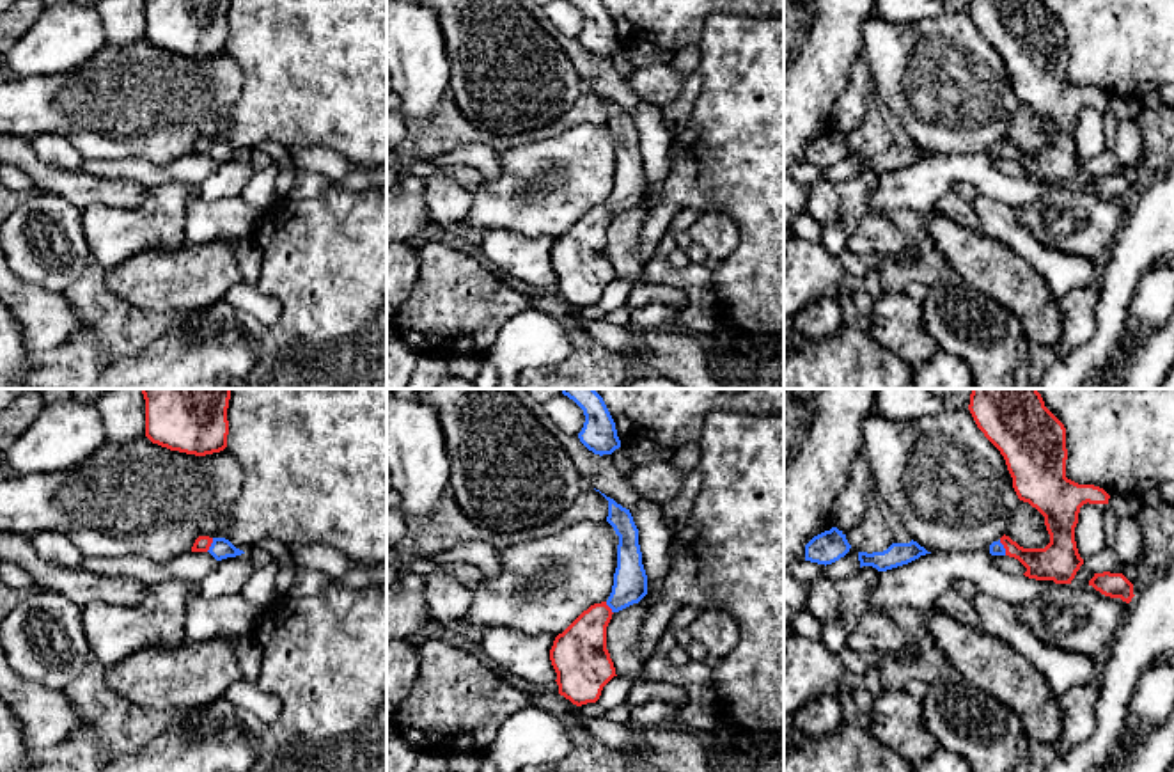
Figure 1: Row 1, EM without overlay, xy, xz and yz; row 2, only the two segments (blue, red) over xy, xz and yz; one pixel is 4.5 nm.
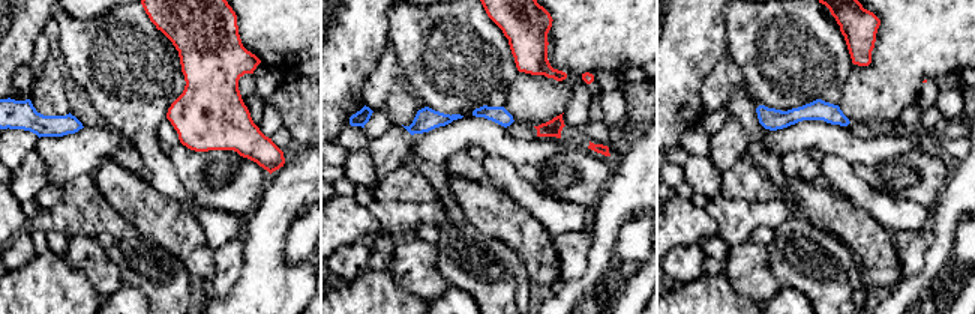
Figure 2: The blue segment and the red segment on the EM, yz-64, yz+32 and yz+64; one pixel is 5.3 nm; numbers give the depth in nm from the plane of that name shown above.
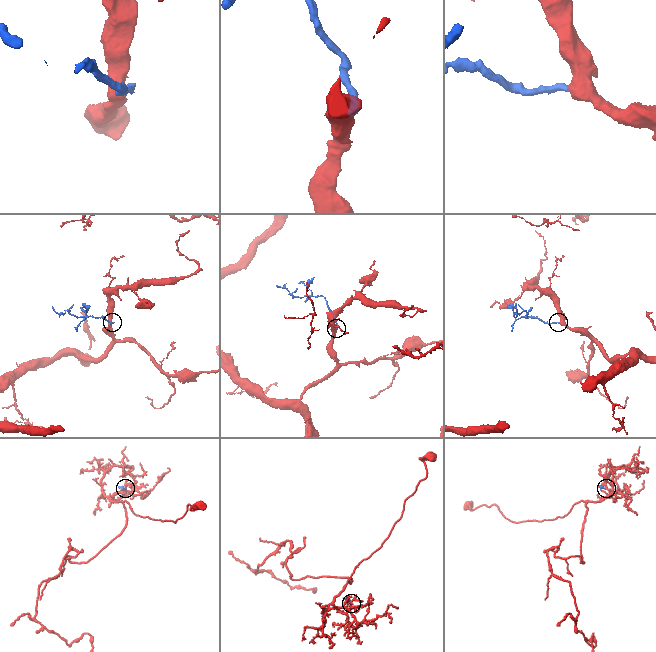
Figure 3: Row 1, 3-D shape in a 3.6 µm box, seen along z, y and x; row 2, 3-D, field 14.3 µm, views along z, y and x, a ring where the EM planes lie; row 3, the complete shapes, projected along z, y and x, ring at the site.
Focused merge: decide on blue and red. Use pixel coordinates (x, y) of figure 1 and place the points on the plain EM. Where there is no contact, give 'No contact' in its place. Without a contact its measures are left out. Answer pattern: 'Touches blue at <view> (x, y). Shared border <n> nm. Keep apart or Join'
Touches blue at yz (1002, 149). Shared border 80 nm. Join

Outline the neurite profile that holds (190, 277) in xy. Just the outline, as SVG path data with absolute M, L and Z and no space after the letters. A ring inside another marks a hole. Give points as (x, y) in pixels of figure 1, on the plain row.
M186 238L177 248L147 248L138 252L108 270L105 277L106 288L137 309L170 314L207 309L225 298L227 291L241 280L234 247L227 241L192 245Z

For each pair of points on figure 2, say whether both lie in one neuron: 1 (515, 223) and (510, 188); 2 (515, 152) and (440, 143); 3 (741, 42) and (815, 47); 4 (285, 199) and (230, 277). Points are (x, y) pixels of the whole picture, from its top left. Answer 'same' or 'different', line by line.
1: different
2: same
3: same
4: different

